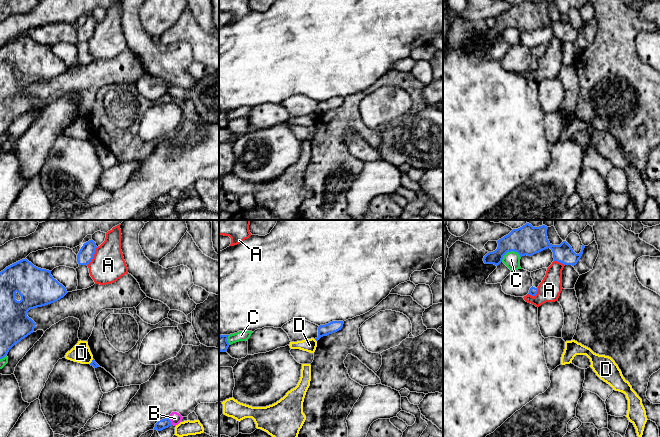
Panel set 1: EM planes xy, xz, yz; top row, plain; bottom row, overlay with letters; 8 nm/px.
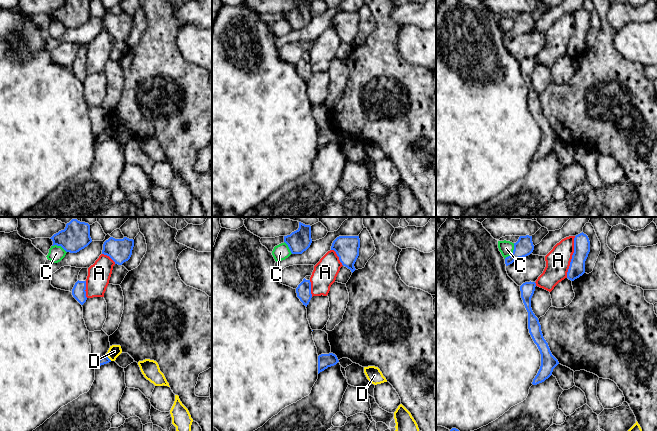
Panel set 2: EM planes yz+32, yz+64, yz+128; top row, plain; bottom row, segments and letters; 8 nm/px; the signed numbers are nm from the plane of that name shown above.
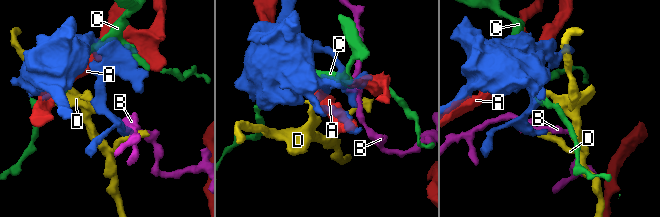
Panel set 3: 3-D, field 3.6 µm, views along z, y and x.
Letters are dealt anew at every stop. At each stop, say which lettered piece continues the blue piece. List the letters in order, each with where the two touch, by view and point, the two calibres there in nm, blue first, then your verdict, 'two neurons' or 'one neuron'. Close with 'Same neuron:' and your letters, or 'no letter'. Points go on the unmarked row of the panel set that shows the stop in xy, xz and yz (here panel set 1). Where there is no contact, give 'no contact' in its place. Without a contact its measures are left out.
A: meets blue in xy at (93, 32); 120 nm thick on the blue side, 280 nm on the other; two neurons
B: meets blue in xy at (170, 197); 80 nm thick on the blue side, 90 nm on the other; two neurons
C: meets blue in yz at (509, 27); 240 nm thick on the blue side, 130 nm on the other; two neurons
D: meets blue in xy at (92, 137); 50 nm thick on the blue side, 150 nm on the other; two neurons
Same neuron: no letter

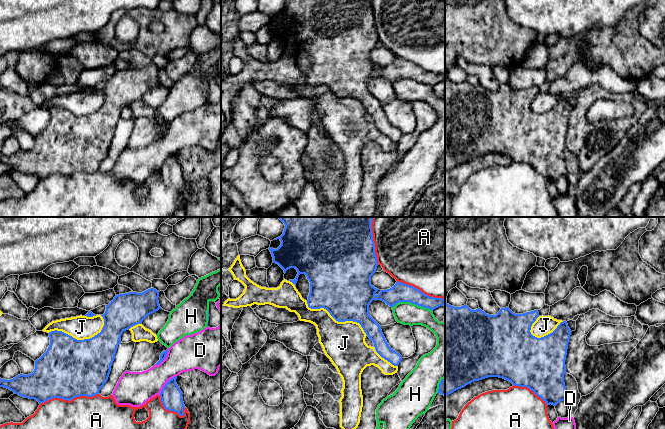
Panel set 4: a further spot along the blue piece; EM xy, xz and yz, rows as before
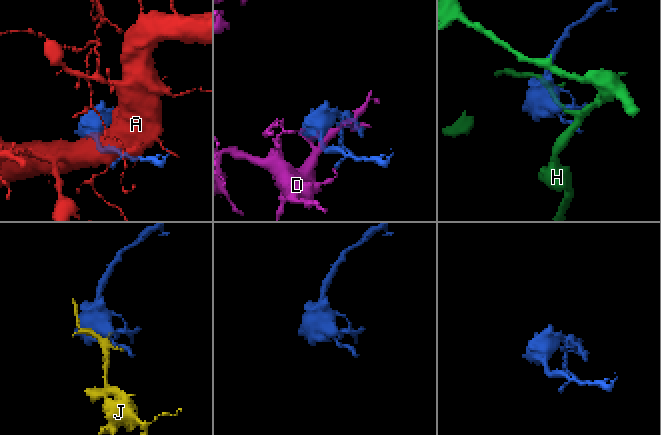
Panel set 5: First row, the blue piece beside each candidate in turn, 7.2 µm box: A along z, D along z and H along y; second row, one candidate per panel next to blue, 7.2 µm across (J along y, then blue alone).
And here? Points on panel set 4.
A: meets blue in xz at (420, 67); 160 nm thick on the blue side, 480 nm on the other; two neurons
D: meets blue in xy at (165, 160); 180 nm thick on the blue side, 280 nm on the other; two neurons
H: meets blue in xz at (412, 79); 160 nm thick on the blue side, 180 nm on the other; two neurons
J: meets blue in xz at (337, 96); 420 nm thick on the blue side, 340 nm on the other; one neuron
Same neuron: J

